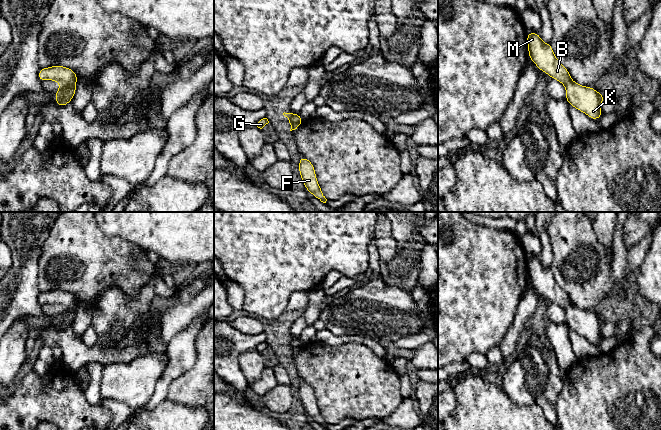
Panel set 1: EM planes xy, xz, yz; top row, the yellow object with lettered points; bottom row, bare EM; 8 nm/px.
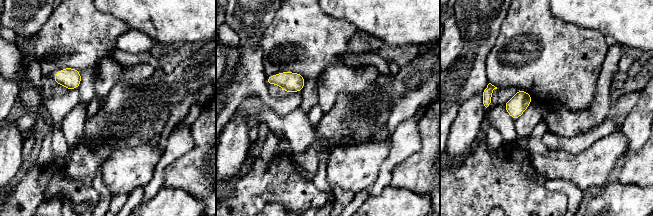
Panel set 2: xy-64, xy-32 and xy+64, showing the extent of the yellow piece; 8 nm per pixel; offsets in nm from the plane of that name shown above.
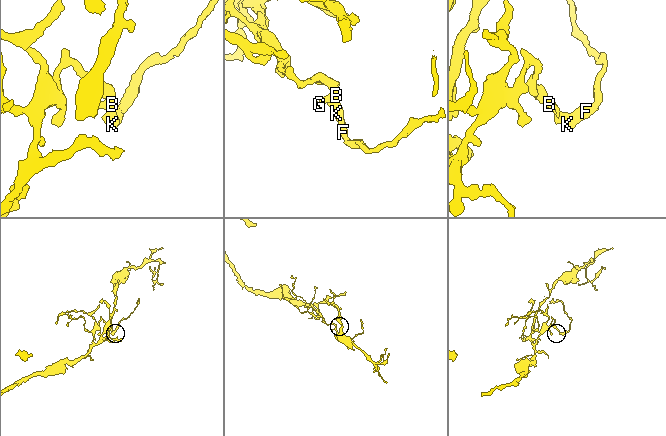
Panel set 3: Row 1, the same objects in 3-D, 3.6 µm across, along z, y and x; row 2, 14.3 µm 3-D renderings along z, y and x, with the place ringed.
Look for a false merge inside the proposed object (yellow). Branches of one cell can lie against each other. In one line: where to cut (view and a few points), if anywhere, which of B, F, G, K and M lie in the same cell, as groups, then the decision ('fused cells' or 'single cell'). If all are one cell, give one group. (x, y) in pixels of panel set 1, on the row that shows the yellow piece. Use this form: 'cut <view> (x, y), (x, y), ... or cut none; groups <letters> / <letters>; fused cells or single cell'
cut xy (75, 82), (62, 85); groups B G M / F K; fused cells

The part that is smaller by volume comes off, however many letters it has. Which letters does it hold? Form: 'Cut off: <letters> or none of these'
Cut off: F, K

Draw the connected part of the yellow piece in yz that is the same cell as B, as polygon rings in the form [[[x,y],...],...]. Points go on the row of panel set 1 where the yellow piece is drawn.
[[[537,32],[527,33],[527,44],[528,57],[539,70],[564,85],[572,80],[568,70],[555,57],[551,44],[544,43]]]

